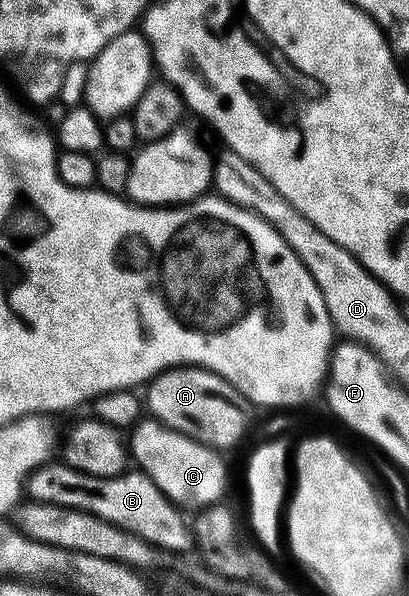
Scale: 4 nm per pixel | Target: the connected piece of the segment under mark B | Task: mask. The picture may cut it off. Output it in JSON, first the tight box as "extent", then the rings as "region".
{"extent":[27,461,195,553],"region":[[[50,461],[29,476],[27,495],[30,500],[39,503],[54,503],[60,507],[91,513],[170,553],[185,551],[195,543],[190,524],[187,519],[185,523],[184,517],[180,515],[182,512],[178,504],[167,498],[157,488],[155,481],[137,469],[129,469],[120,475],[103,479],[100,475],[77,471],[64,462]]]}

